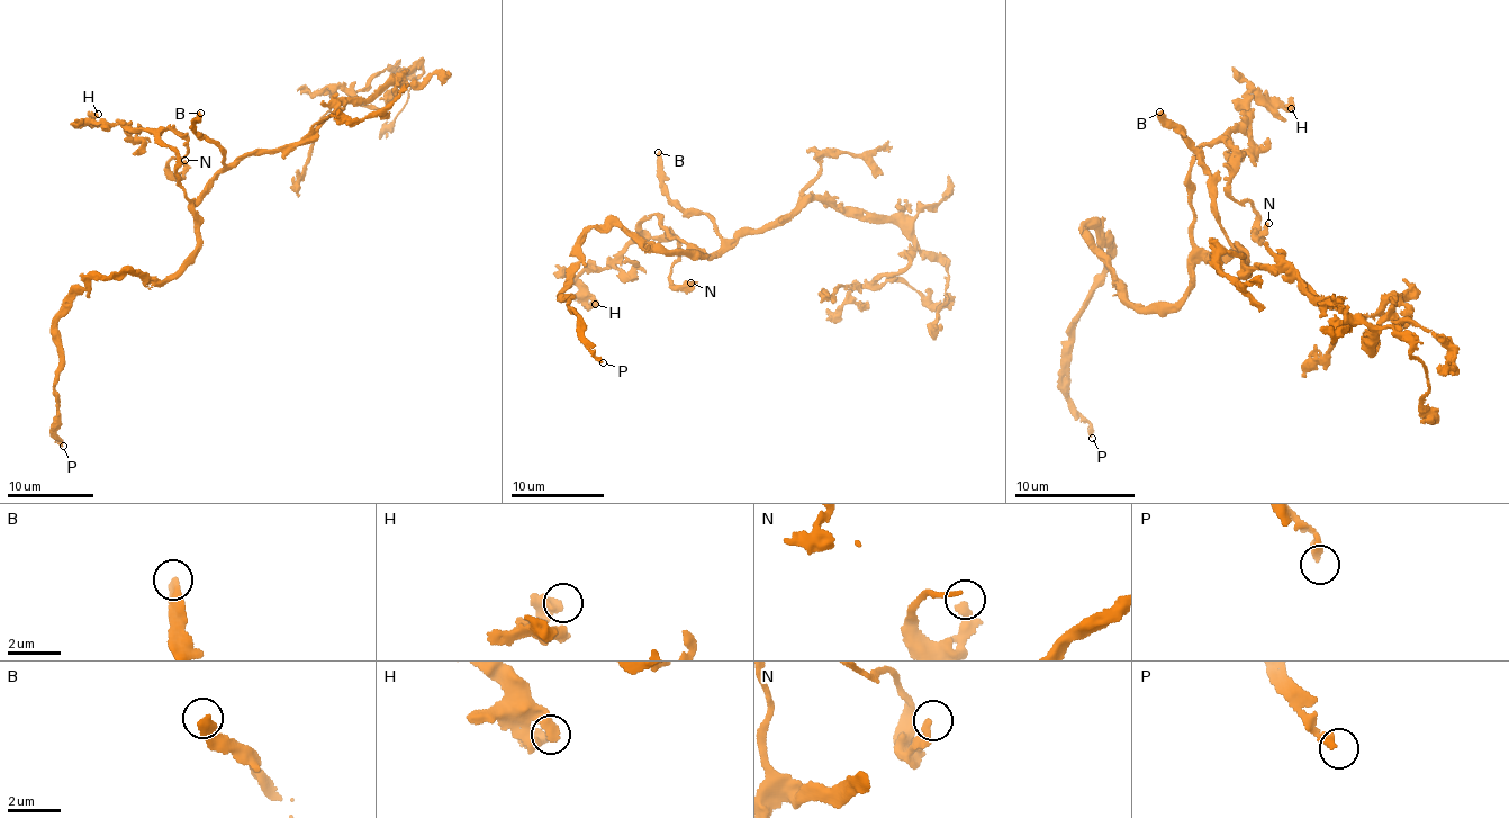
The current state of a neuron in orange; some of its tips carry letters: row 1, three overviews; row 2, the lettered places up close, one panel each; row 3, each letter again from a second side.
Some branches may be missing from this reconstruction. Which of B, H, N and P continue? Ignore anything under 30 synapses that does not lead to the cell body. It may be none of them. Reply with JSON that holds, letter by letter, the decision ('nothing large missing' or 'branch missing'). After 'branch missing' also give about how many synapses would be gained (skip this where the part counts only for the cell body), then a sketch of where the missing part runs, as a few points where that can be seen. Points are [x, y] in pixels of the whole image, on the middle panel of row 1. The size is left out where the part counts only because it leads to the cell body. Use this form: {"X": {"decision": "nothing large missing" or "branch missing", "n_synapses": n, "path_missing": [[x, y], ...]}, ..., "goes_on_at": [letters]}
{"B": {"decision": "nothing large missing"}, "H": {"decision": "nothing large missing"}, "N": {"decision": "nothing large missing"}, "P": {"decision": "nothing large missing"}, "goes_on_at": []}

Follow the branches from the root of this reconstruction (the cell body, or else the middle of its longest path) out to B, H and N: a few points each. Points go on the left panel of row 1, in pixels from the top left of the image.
B: (214, 176), (223, 167), (224, 159), (222, 149), (193, 129), (193, 122), (200, 113)
H: (214, 176), (199, 196), (190, 199), (177, 173), (177, 155), (159, 135), (119, 122), (90, 123), (98, 114)
N: (214, 176), (195, 200), (188, 198), (162, 131), (171, 129), (188, 146), (169, 169), (182, 172), (184, 160)

